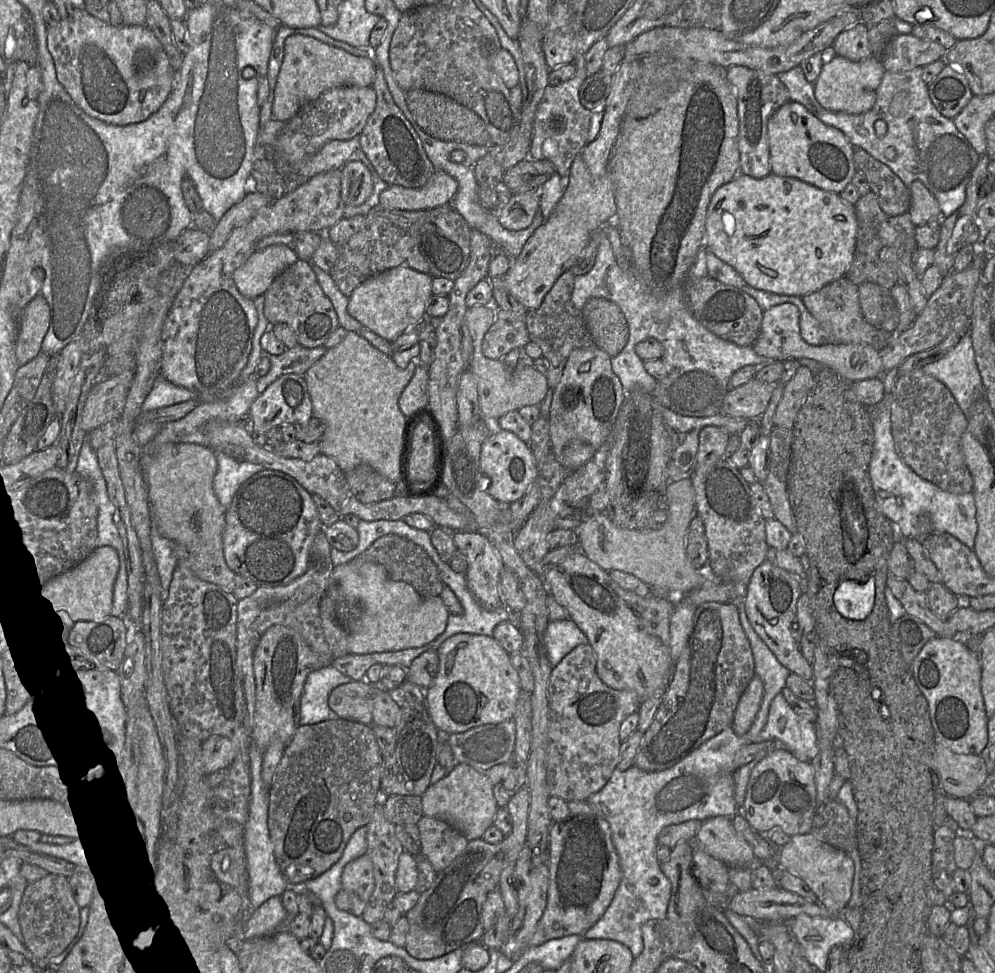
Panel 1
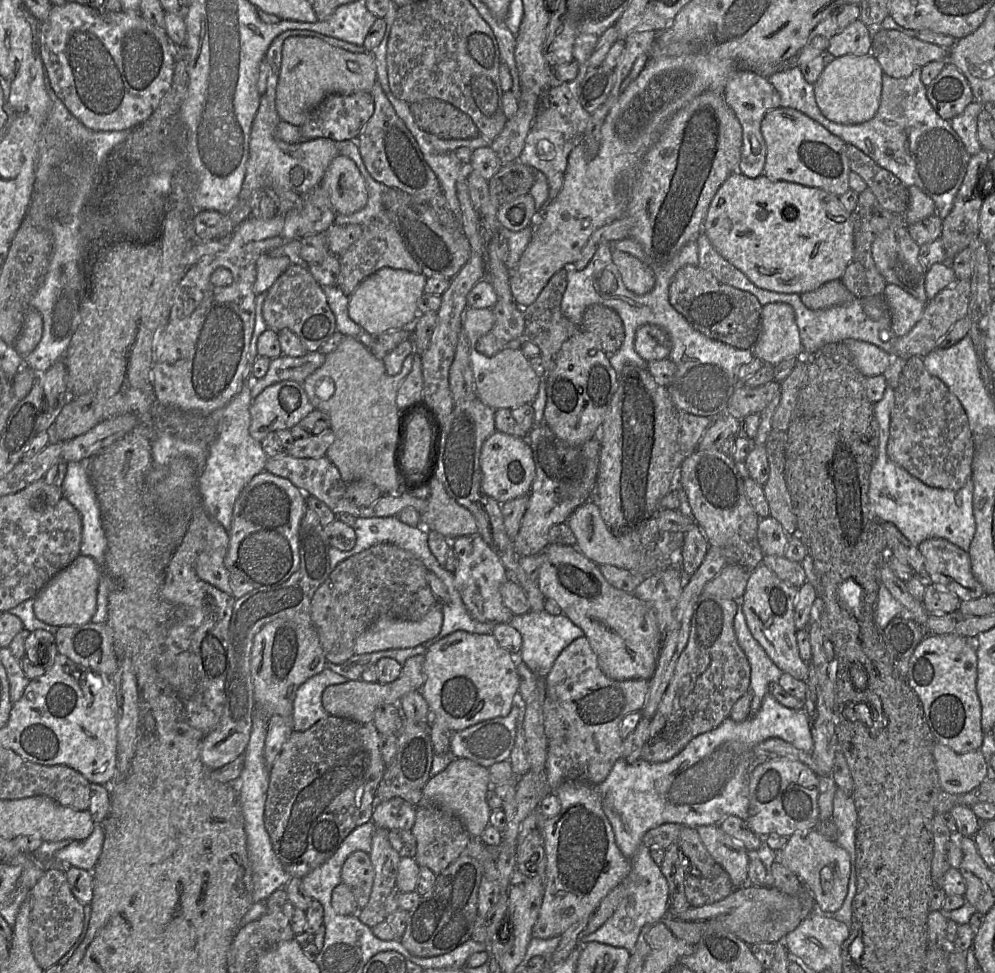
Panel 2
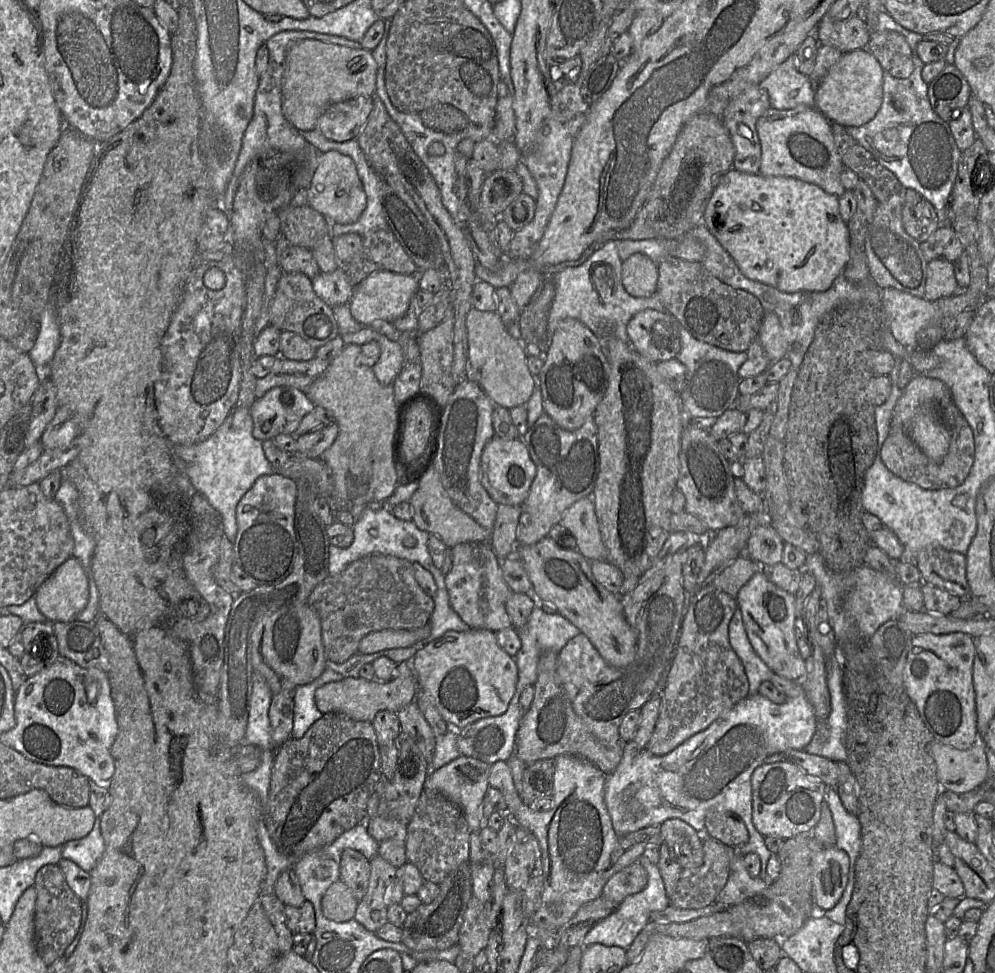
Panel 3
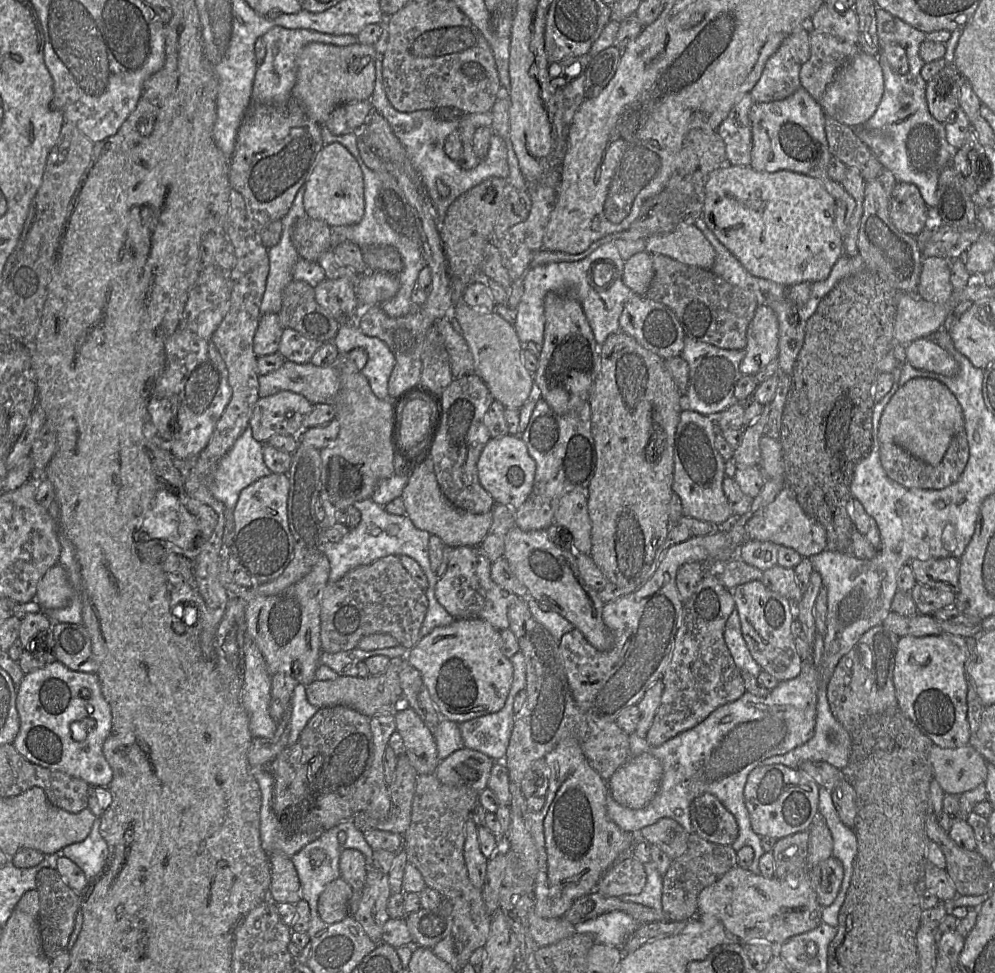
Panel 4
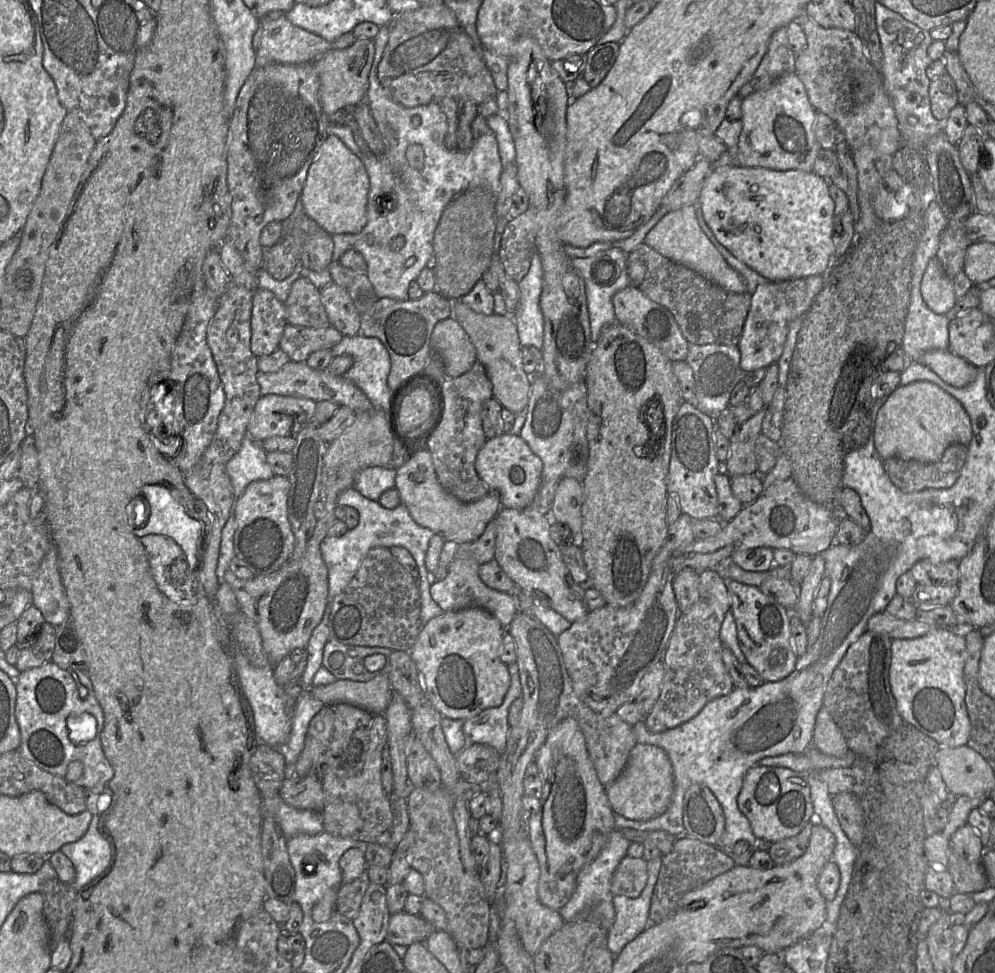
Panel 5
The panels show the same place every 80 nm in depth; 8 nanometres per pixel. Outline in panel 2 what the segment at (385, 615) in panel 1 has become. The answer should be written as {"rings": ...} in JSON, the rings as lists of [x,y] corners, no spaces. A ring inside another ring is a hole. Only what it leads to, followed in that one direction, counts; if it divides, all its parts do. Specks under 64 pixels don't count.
{"rings":[[[436,604],[419,621],[380,617],[356,639],[354,653],[362,655],[390,649],[413,648],[435,638],[440,633],[442,624],[441,604]]]}

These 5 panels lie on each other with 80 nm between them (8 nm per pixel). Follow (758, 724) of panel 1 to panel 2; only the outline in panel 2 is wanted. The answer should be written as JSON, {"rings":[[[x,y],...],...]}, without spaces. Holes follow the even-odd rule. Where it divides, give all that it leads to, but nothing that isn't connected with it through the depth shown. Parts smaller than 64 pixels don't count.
{"rings":[[[742,598],[737,601],[734,630],[738,644],[745,653],[751,667],[750,692],[752,693],[752,701],[750,716],[755,716],[761,707],[764,696],[769,693],[770,684],[778,682],[783,672],[753,637],[743,613]]]}

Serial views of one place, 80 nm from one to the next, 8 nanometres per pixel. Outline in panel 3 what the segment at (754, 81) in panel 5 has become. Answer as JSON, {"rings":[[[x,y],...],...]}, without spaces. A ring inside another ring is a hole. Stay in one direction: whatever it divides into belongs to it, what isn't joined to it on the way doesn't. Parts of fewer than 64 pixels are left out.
{"rings":[[[792,54],[759,84],[767,91],[772,108],[788,110],[799,105],[816,108],[815,89],[808,76],[798,71],[798,65],[796,54]]]}

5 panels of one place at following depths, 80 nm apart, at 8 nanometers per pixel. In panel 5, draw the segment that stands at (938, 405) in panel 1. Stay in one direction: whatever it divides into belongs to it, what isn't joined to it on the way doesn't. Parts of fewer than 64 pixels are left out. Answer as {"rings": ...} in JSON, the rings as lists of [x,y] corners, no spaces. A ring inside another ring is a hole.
{"rings":[[[954,443],[944,451],[941,459],[933,464],[892,457],[883,460],[883,466],[891,482],[904,493],[912,493],[924,489],[948,489],[960,477],[967,455],[968,446]]]}

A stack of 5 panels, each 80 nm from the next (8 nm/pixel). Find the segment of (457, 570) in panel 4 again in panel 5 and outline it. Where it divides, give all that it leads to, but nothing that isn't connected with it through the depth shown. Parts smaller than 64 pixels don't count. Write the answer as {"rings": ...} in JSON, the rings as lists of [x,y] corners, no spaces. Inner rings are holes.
{"rings":[[[472,557],[454,558],[447,567],[445,578],[431,585],[431,597],[444,612],[480,608],[495,617],[503,628],[508,628],[517,613],[517,601],[511,594],[485,585],[479,577],[479,567],[480,563]]]}

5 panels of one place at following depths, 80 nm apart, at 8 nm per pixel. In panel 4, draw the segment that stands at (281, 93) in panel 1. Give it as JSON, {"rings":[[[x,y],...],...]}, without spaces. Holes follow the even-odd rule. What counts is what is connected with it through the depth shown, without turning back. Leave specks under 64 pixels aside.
{"rings":[[[360,42],[350,46],[308,43],[297,55],[296,79],[291,97],[302,105],[312,121],[323,125],[337,106],[370,100],[376,80],[375,61],[374,46]]]}

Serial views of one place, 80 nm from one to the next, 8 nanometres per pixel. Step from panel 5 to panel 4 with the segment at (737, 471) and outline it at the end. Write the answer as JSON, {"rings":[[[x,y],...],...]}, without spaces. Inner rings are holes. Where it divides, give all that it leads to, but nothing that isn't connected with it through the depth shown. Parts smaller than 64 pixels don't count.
{"rings":[[[770,404],[764,405],[760,416],[744,429],[743,441],[734,449],[733,458],[739,466],[759,466],[761,463],[760,439],[764,435],[764,427],[770,414]]]}

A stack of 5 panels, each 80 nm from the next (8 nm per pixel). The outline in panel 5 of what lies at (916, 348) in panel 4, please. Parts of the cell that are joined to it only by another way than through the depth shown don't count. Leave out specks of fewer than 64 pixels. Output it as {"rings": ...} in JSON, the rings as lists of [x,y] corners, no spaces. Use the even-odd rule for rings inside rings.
{"rings":[[[949,350],[927,351],[920,362],[935,372],[944,382],[956,388],[969,385],[977,375],[975,366]]]}

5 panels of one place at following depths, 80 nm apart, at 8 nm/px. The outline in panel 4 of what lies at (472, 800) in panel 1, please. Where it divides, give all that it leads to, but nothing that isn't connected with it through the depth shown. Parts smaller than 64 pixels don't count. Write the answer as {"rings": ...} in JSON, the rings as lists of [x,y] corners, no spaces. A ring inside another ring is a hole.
{"rings":[[[464,747],[440,761],[434,775],[444,784],[480,793],[487,788],[494,763],[485,754]]]}

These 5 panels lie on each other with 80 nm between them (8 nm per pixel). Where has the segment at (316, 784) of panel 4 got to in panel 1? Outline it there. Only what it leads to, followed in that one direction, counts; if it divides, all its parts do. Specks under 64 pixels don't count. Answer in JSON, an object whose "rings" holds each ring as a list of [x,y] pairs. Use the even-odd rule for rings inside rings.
{"rings":[[[338,718],[297,728],[284,748],[268,787],[269,837],[276,863],[289,887],[303,884],[330,869],[341,858],[352,834],[370,822],[382,798],[380,786],[383,761],[372,725]]]}

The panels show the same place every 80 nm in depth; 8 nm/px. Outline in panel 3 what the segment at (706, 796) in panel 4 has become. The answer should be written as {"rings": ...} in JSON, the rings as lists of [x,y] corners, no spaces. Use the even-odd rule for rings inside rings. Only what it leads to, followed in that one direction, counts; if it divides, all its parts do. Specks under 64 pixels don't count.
{"rings":[[[717,809],[706,814],[703,834],[730,847],[746,843],[749,837],[743,820],[736,813]]]}

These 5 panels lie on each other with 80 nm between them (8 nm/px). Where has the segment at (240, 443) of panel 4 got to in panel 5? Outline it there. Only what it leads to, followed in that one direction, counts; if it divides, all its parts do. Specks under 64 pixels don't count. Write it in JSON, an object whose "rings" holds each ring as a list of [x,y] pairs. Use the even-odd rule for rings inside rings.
{"rings":[[[247,428],[247,434],[242,442],[242,445],[238,452],[232,457],[232,459],[227,463],[226,470],[228,473],[228,476],[230,477],[234,495],[236,499],[242,495],[242,493],[245,491],[246,487],[258,480],[267,480],[272,478],[275,474],[273,470],[271,469],[270,465],[267,462],[267,452],[262,448],[261,444],[253,440],[249,435],[248,435],[248,428]]]}

